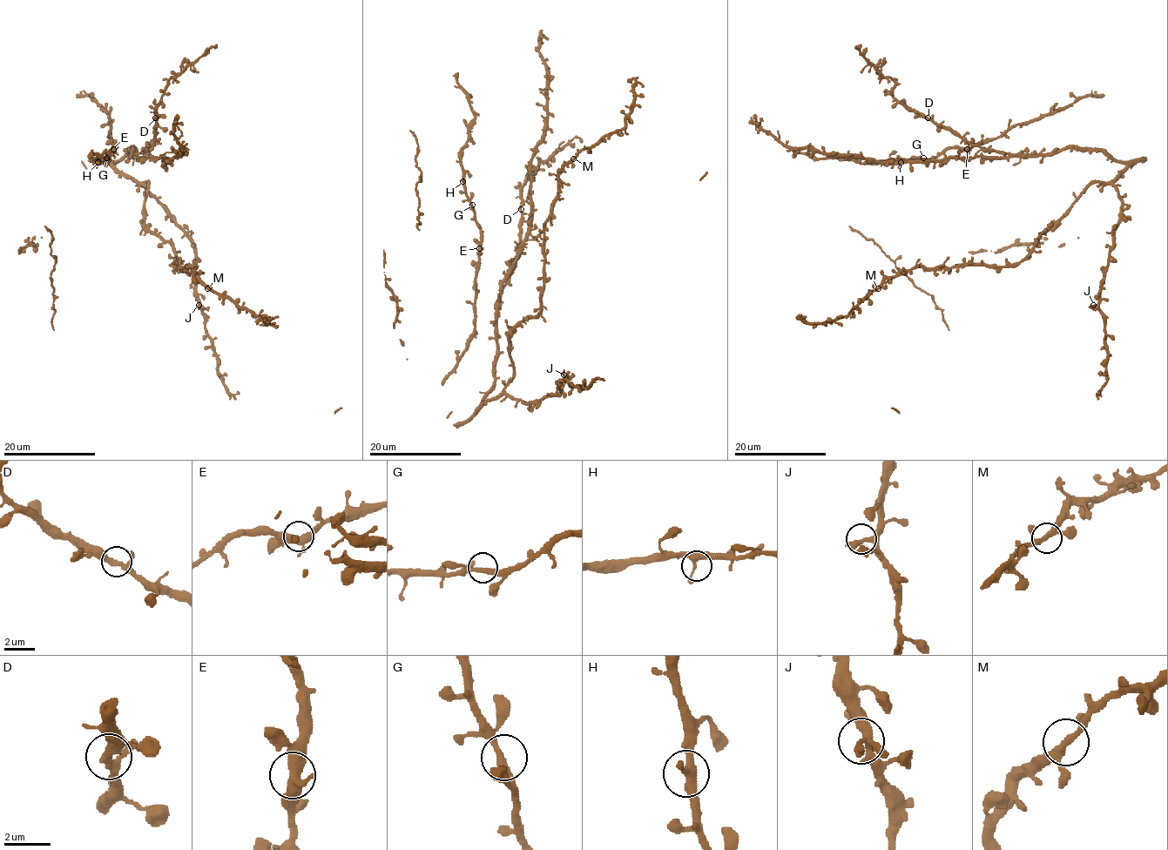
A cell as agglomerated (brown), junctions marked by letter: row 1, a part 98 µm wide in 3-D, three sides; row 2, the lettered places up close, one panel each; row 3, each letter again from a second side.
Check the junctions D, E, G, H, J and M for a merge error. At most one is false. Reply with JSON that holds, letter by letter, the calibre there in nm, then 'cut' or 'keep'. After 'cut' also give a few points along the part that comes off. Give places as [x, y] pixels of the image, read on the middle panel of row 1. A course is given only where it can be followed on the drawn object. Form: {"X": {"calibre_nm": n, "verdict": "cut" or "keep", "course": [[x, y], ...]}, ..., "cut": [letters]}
{"D": {"calibre_nm": 260, "verdict": "keep"}, "E": {"calibre_nm": 440, "verdict": "keep"}, "G": {"calibre_nm": 240, "verdict": "keep"}, "H": {"calibre_nm": 300, "verdict": "keep"}, "J": {"calibre_nm": 240, "verdict": "keep"}, "M": {"calibre_nm": 260, "verdict": "keep"}, "cut": []}

